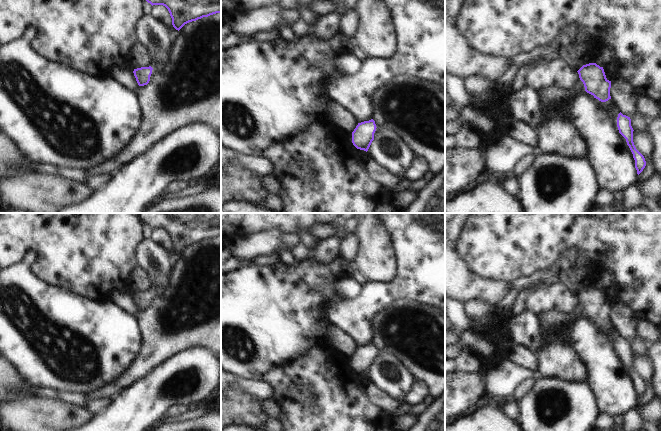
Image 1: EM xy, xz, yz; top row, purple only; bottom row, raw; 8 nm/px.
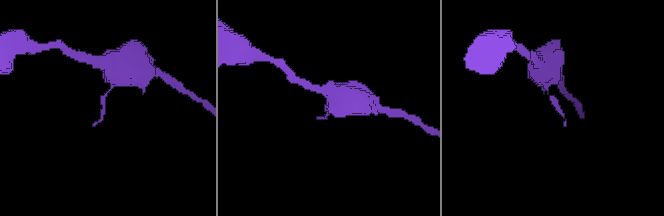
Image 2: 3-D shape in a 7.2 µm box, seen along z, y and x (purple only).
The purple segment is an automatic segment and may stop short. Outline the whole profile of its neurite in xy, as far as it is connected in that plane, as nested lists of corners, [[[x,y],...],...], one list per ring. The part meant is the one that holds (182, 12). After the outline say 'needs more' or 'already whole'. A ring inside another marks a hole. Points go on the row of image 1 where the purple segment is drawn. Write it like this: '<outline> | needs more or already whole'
[[[146,0],[153,5],[165,6],[172,18],[172,25],[180,30],[185,24],[203,17],[221,13],[221,0]]] | already whole

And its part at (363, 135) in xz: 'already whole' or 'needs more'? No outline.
already whole

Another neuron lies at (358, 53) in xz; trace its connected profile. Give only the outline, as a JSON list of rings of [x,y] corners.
[[[351,37],[350,42],[351,42],[351,44],[353,45],[353,48],[354,48],[354,52],[353,52],[352,55],[355,56],[361,62],[364,62],[365,60],[367,60],[368,59],[367,56],[363,53],[363,51],[359,47],[356,39],[354,37]]]

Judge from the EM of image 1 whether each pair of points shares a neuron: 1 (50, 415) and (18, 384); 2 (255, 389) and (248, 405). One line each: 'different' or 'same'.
1: different
2: different

